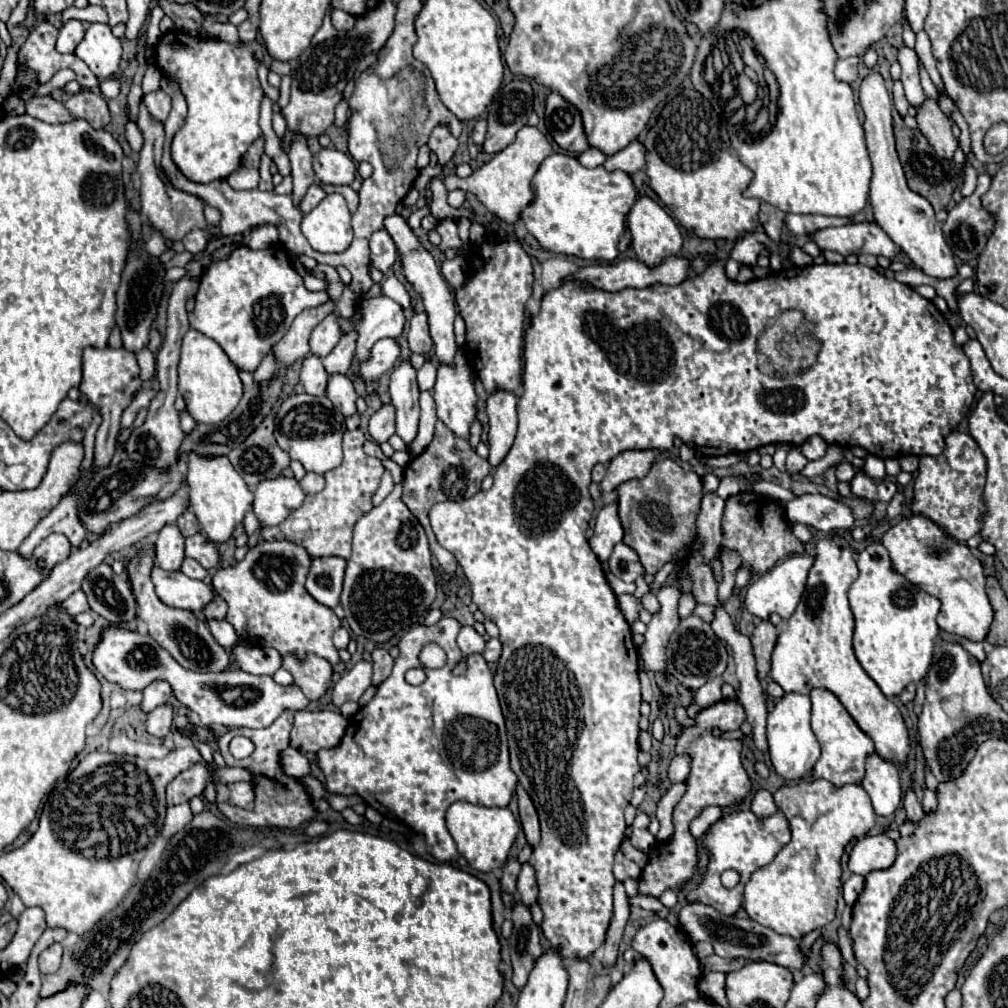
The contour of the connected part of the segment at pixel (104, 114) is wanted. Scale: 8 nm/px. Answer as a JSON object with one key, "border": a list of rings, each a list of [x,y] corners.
{"border":[[[87,89],[71,95],[65,101],[65,107],[73,113],[73,117],[85,119],[93,129],[103,129],[111,121],[111,113],[103,95]]]}

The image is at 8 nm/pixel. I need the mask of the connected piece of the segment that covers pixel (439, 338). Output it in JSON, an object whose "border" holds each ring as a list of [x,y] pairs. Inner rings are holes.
{"border":[[[401,215],[387,217],[385,219],[385,229],[393,237],[395,245],[399,247],[399,253],[403,255],[403,273],[405,273],[407,281],[411,281],[415,291],[423,297],[423,305],[425,305],[425,311],[427,311],[427,317],[429,317],[431,337],[433,337],[433,343],[435,343],[437,361],[443,363],[443,365],[453,367],[455,365],[453,359],[455,359],[455,353],[457,353],[457,343],[455,343],[455,333],[453,333],[453,321],[455,321],[455,315],[457,315],[453,289],[449,287],[445,277],[439,273],[433,257],[429,255],[429,251],[425,251],[421,247],[421,243],[417,241],[417,237],[413,235],[413,231],[409,229],[407,221]]]}

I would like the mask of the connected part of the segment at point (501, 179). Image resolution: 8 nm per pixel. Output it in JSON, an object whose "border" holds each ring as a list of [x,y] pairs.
{"border":[[[525,125],[519,133],[517,139],[505,147],[503,151],[495,153],[491,161],[487,161],[483,167],[473,171],[471,177],[459,179],[457,175],[449,175],[443,179],[447,191],[453,189],[465,189],[473,195],[479,197],[479,201],[487,207],[489,213],[493,213],[497,219],[503,223],[515,225],[521,219],[521,211],[533,203],[533,191],[531,191],[531,179],[537,173],[541,161],[553,153],[549,141],[543,137],[543,133],[537,127]]]}

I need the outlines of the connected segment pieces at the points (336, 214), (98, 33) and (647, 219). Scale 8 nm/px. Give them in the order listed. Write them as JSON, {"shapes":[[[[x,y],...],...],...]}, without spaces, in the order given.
{"shapes":[[[[331,193],[303,217],[301,231],[319,253],[341,253],[351,245],[351,213],[339,193]]],[[[93,23],[83,41],[77,45],[75,55],[103,81],[117,73],[121,63],[121,41],[111,33],[109,25]]],[[[639,197],[635,201],[635,205],[631,207],[631,213],[627,217],[629,221],[629,231],[633,235],[633,249],[639,257],[639,261],[643,261],[647,267],[657,267],[661,265],[667,257],[673,257],[681,251],[683,245],[683,237],[681,231],[677,227],[677,223],[673,221],[673,217],[653,199],[649,197]]]]}

